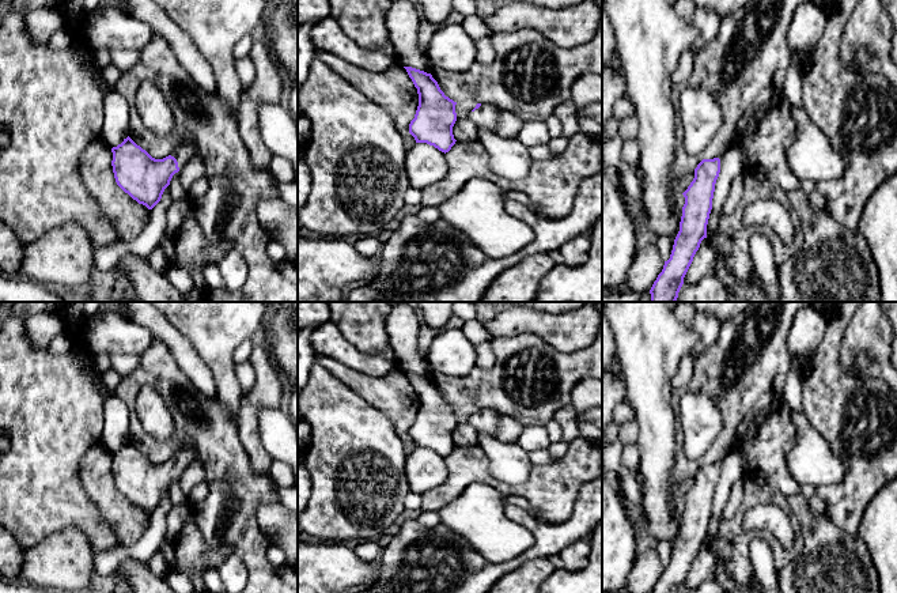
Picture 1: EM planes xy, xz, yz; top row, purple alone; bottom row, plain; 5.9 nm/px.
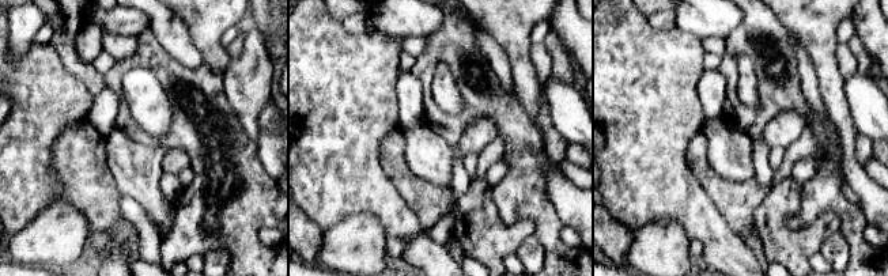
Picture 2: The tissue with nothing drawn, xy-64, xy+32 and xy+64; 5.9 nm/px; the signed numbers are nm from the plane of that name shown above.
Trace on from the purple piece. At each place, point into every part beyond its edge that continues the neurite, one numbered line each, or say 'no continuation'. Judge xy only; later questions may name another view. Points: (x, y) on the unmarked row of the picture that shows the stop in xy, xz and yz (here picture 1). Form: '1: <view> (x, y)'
1: xy (182, 457)

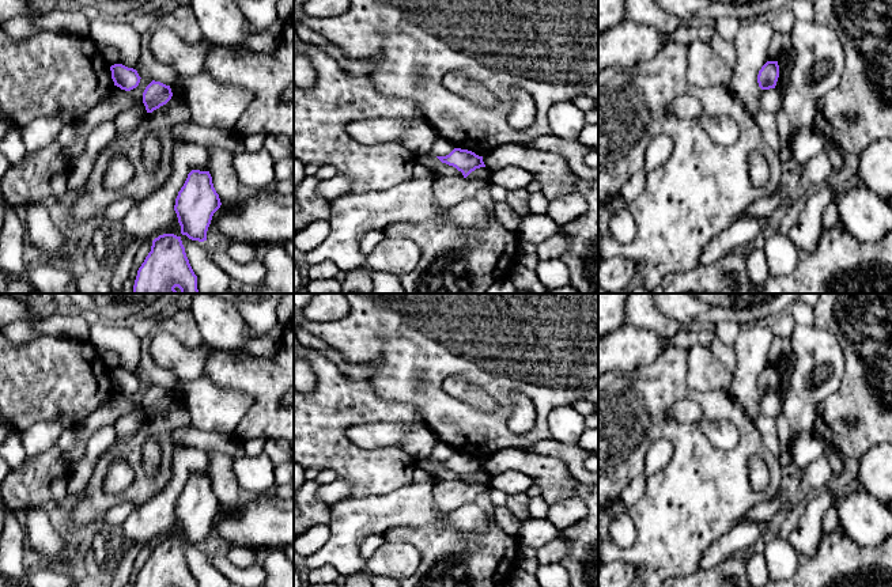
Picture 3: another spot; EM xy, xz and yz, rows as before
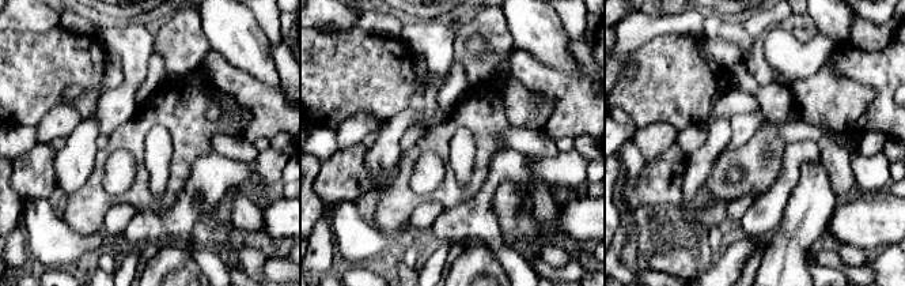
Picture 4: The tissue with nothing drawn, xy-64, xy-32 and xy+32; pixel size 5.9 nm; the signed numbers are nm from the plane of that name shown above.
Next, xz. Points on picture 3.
no continuation

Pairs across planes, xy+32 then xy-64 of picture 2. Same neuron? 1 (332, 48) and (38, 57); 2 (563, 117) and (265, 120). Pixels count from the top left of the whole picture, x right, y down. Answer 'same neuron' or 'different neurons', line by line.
1: same neuron
2: same neuron

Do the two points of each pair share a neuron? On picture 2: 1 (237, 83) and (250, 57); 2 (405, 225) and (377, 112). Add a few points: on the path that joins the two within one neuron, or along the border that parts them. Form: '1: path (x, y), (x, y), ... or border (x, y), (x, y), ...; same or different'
1: path (244, 76), (250, 70), (250, 64); same
2: path (377, 196), (366, 185), (366, 140); same

